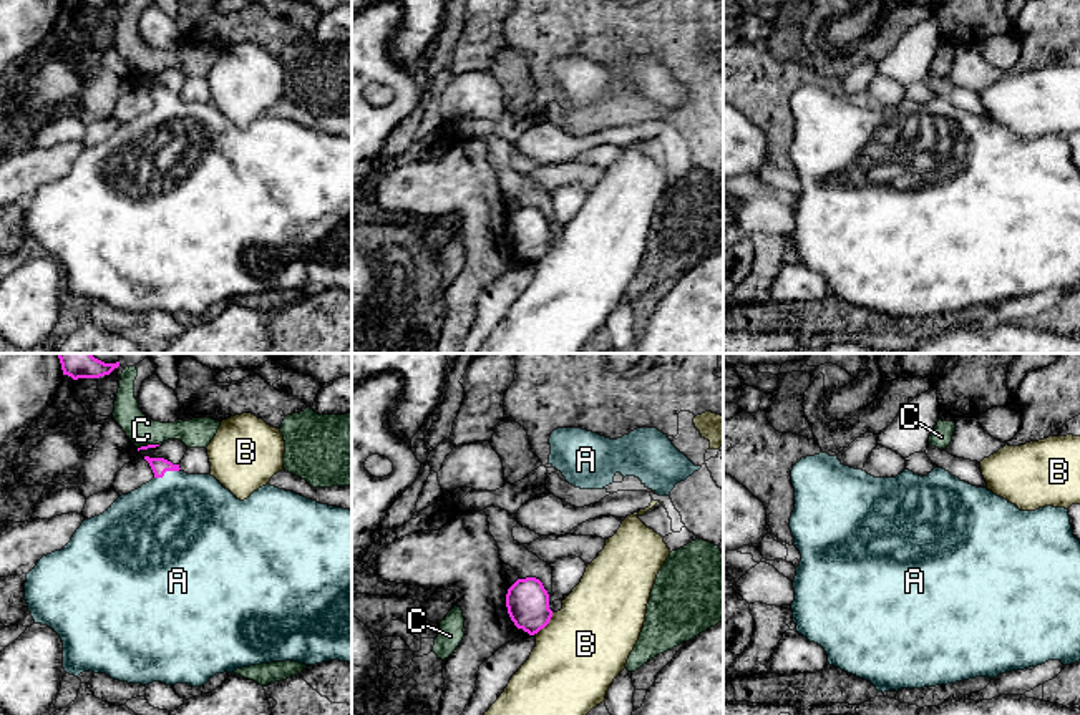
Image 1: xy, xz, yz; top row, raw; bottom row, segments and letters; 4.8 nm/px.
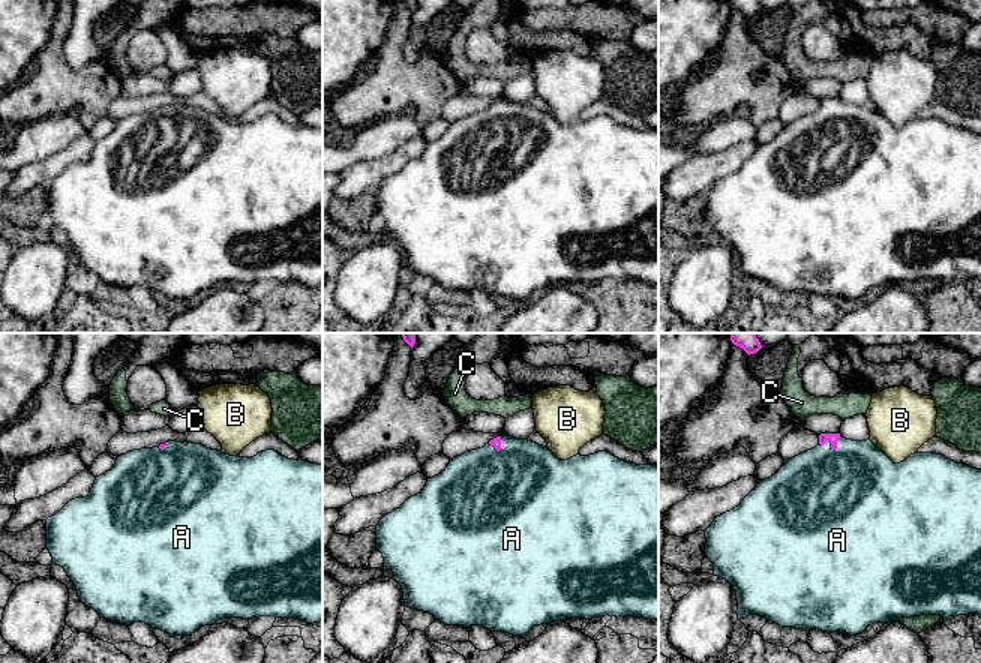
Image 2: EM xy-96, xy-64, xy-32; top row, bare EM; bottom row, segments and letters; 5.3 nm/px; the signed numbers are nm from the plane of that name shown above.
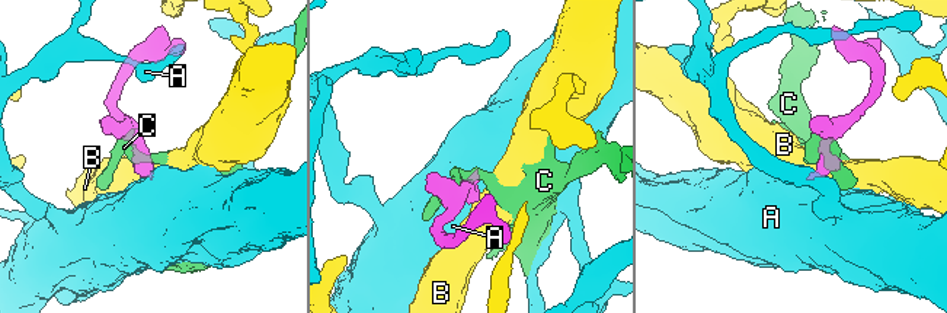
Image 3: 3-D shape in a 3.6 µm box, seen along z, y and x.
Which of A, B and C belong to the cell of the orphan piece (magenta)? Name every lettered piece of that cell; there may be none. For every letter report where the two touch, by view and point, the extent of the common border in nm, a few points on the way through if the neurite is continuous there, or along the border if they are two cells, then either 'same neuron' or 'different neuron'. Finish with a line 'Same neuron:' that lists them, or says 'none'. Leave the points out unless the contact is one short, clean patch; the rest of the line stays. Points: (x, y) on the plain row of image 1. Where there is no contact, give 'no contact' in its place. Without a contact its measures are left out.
A: meets magenta in xy at (166, 98); contact 140 nm long; runs through xy (158, 93), (166, 98), (180, 148); same neuron
B: meets magenta in xz at (544, 254); contact 150 nm long; border along xz (553, 241), (551, 248), (533, 262); different neuron
C: meets magenta in xy at (148, 73); contact 110 nm long; border along xy (158, 72), (138, 77); different neuron
Same neuron: A

